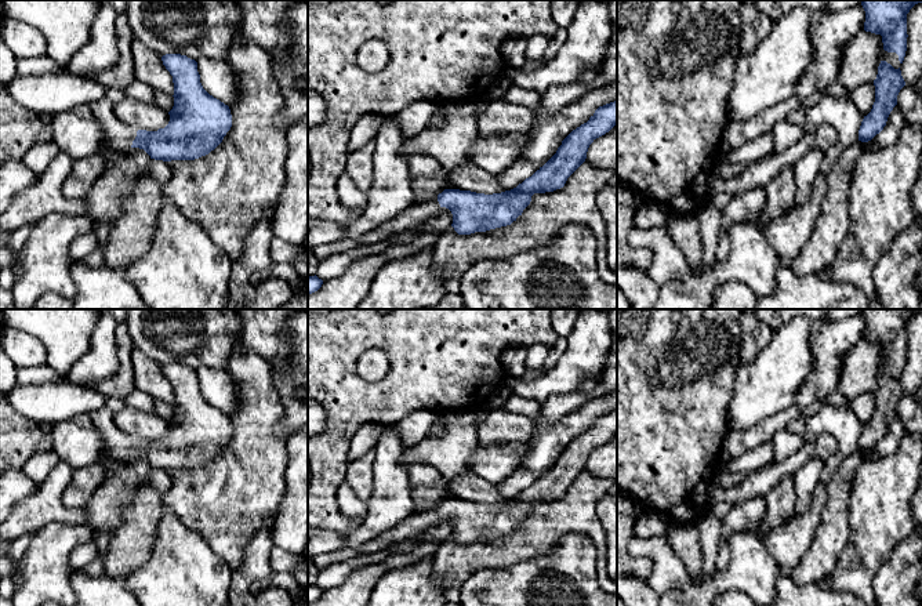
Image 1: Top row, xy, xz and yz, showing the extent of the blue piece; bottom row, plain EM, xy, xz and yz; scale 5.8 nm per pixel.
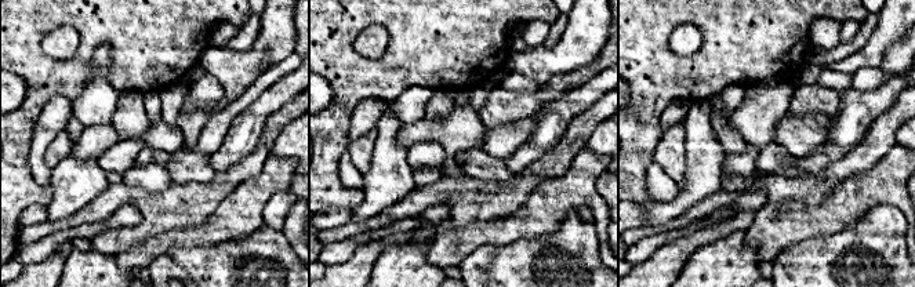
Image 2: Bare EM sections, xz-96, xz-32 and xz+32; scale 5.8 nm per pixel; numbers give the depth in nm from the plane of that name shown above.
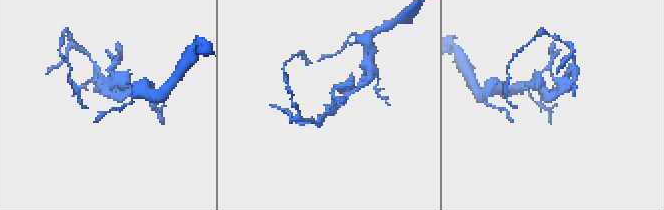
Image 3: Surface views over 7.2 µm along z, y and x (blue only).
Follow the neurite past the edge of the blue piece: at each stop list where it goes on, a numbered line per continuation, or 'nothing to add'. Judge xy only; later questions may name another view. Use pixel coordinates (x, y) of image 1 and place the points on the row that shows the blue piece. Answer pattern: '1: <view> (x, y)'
1: xy (118, 135)

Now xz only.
1: xz (414, 216)

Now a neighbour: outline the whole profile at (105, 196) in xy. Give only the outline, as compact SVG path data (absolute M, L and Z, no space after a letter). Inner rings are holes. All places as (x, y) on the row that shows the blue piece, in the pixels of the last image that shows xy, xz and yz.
M139 148L127 150L127 156L113 167L105 167L84 197L88 202L86 215L94 222L110 225L120 215L123 202L131 195L138 177L148 168L150 156Z

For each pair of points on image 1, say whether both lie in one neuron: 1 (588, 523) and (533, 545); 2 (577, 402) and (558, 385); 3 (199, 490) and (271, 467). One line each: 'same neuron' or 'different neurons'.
1: same neuron
2: different neurons
3: same neuron

